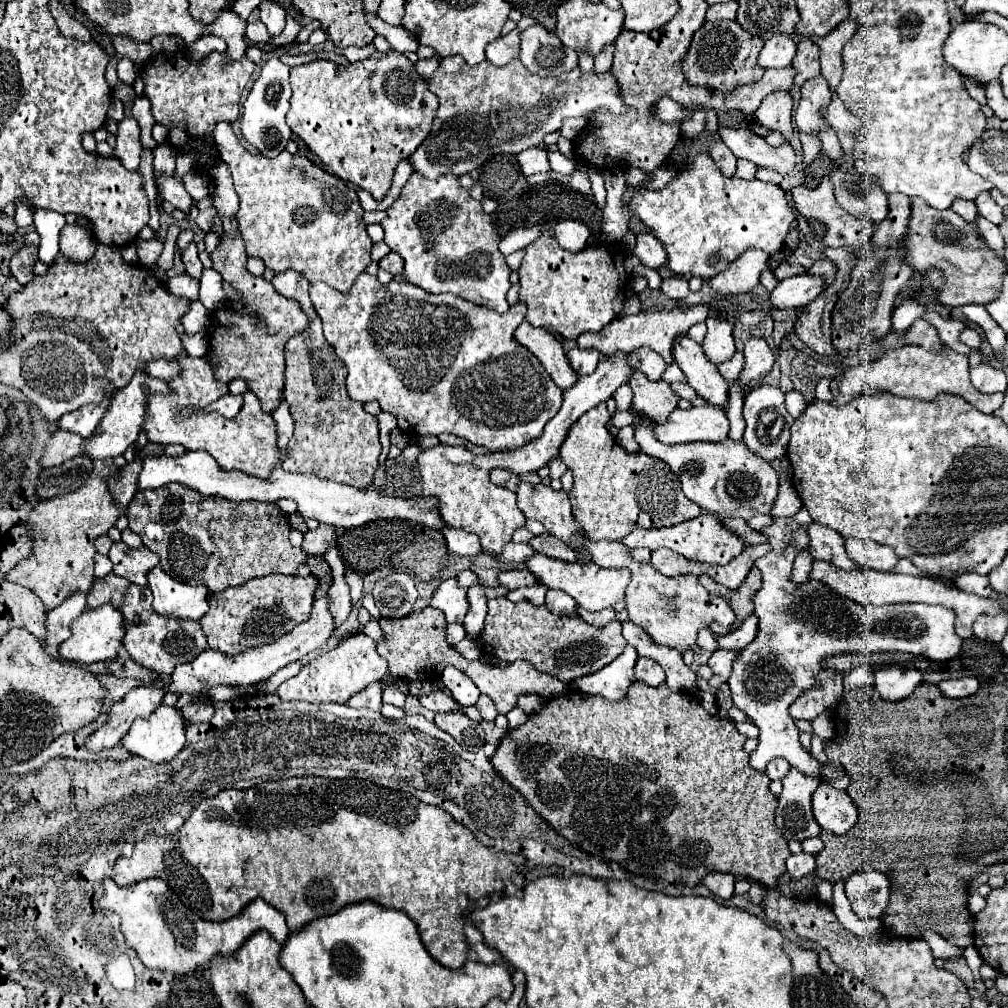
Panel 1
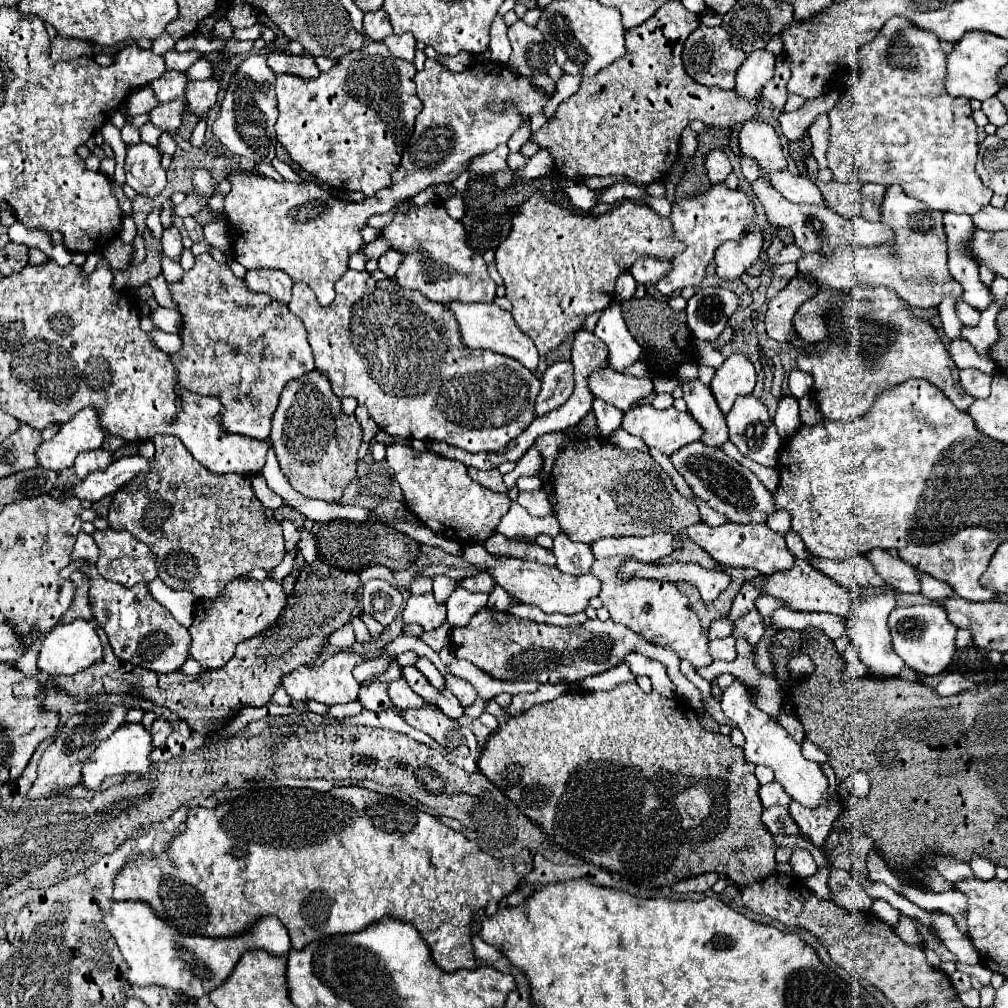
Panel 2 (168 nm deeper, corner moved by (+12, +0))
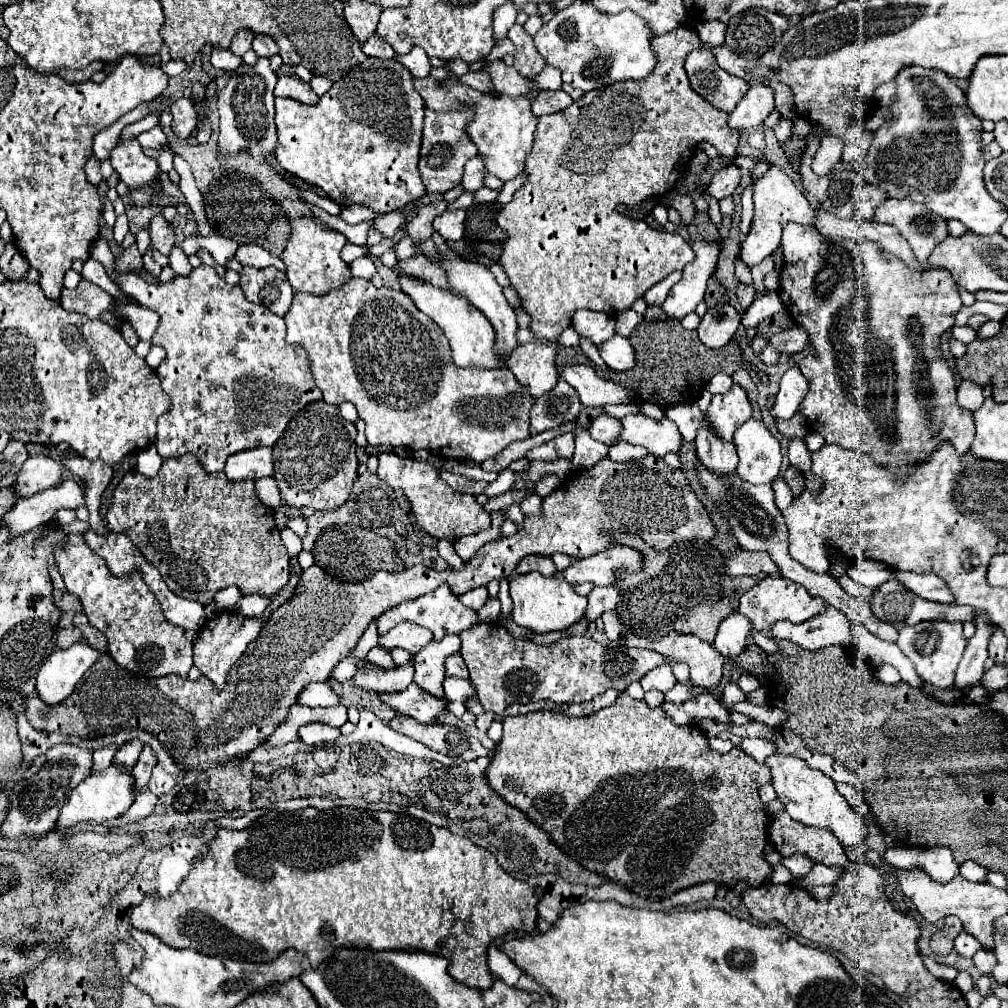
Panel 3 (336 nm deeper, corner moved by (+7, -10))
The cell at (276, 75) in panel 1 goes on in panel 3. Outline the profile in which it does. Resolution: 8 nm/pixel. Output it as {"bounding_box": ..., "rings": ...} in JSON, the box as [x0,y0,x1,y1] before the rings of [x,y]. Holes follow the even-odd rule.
{"bounding_box":[217,58,277,162],"rings":[[[259,58],[255,64],[241,64],[235,72],[231,72],[229,84],[217,96],[217,110],[221,118],[219,132],[219,154],[235,156],[241,150],[251,152],[253,158],[263,162],[267,154],[275,150],[275,108],[273,108],[273,88],[277,84],[277,74],[271,72],[269,60]]]}

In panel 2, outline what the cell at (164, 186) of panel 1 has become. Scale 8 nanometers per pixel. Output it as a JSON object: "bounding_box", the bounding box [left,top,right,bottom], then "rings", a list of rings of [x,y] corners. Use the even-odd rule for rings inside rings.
{"bounding_box":[126,142,166,198],"rings":[[[144,142],[128,146],[126,184],[148,198],[156,198],[164,190],[166,172],[160,166],[160,154],[154,146]]]}

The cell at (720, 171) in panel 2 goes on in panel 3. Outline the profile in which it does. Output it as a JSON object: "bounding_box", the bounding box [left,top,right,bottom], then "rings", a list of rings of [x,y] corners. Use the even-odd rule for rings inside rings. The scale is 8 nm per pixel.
{"bounding_box":[707,166,741,200],"rings":[[[725,166],[719,172],[715,172],[715,176],[711,178],[711,182],[707,186],[707,194],[715,200],[733,196],[735,188],[739,186],[739,180],[741,180],[739,168],[737,166]]]}

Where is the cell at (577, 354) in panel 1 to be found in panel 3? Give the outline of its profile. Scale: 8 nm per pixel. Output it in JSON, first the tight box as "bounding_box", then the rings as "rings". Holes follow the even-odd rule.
{"bounding_box":[529,380,581,432],"rings":[[[559,380],[551,392],[535,400],[529,412],[531,428],[537,432],[543,432],[543,430],[553,430],[567,422],[575,422],[579,416],[579,410],[581,410],[581,402],[575,390],[571,390],[567,382]]]}

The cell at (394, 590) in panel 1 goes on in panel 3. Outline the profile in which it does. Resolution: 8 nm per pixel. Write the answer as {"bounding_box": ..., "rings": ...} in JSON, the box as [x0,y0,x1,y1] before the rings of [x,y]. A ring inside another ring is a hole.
{"bounding_box":[375,586,481,642],"rings":[[[439,586],[431,594],[425,594],[425,596],[417,598],[417,600],[411,600],[411,602],[403,602],[401,606],[395,606],[395,610],[387,610],[387,614],[381,614],[375,622],[379,626],[379,634],[389,632],[399,622],[413,622],[413,624],[419,624],[419,626],[431,630],[433,632],[433,640],[439,642],[443,636],[447,636],[447,634],[461,634],[463,630],[469,630],[471,626],[479,624],[481,620],[479,620],[477,612],[473,612],[467,606],[463,606],[459,602],[459,598],[453,596],[447,586]]]}

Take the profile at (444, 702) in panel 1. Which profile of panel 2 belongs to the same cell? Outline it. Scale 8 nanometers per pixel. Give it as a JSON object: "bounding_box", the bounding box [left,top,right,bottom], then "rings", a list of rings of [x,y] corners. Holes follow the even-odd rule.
{"bounding_box":[388,678,424,710],"rings":[[[404,678],[392,682],[392,684],[388,686],[388,694],[390,694],[390,698],[392,698],[392,704],[394,704],[396,708],[400,708],[400,710],[402,710],[402,708],[418,708],[418,706],[424,704],[424,698],[418,696],[408,684],[404,684]]]}

